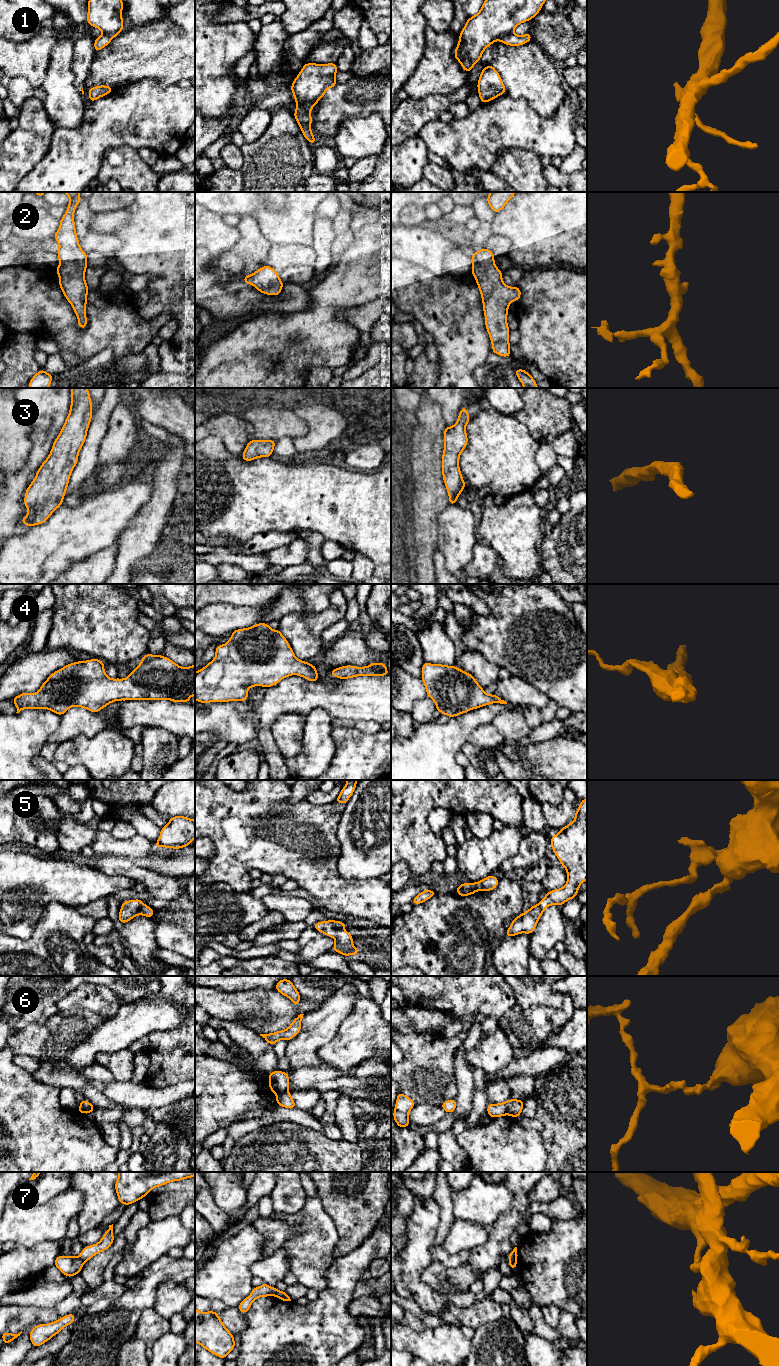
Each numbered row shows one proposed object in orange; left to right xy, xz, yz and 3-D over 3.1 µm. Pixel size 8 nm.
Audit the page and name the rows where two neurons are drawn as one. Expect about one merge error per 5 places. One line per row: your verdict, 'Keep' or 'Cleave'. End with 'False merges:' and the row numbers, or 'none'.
1: Keep
2: Keep
3: Keep
4: Keep
5: Keep
6: Cleave
7: Cleave
False merges: 6, 7

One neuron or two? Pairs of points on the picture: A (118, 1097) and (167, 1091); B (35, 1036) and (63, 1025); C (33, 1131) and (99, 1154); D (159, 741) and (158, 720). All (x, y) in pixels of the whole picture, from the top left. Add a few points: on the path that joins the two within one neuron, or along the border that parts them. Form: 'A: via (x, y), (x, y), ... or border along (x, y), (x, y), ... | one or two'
A: via (130, 1096), (155, 1096) | one
B: border along (44, 1025), (49, 1031), (46, 1054) | two
C: via (49, 1147), (56, 1154), (83, 1154) | one
D: border along (145, 727), (166, 729), (178, 739) | two

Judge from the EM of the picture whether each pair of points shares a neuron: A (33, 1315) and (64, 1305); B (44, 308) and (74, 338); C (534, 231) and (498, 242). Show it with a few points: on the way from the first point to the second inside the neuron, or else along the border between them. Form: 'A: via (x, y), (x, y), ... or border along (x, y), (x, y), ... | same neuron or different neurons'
A: via (41, 1314), (53, 1314), (56, 1312) | same neuron
B: via (51, 315), (67, 331) | same neuron
C: border along (492, 233), (509, 239), (511, 250), (508, 254) | different neurons

